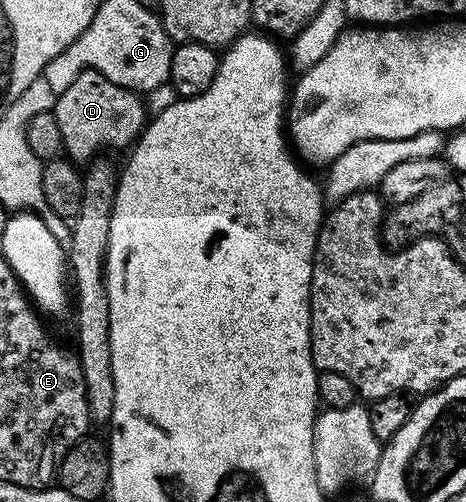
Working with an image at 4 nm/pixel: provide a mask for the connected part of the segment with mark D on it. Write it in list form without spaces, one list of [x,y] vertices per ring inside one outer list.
[[[86,69],[69,87],[57,94],[52,110],[60,127],[65,156],[74,163],[90,163],[105,149],[126,149],[137,142],[148,124],[148,110],[143,98],[131,89],[112,83],[100,71]]]

